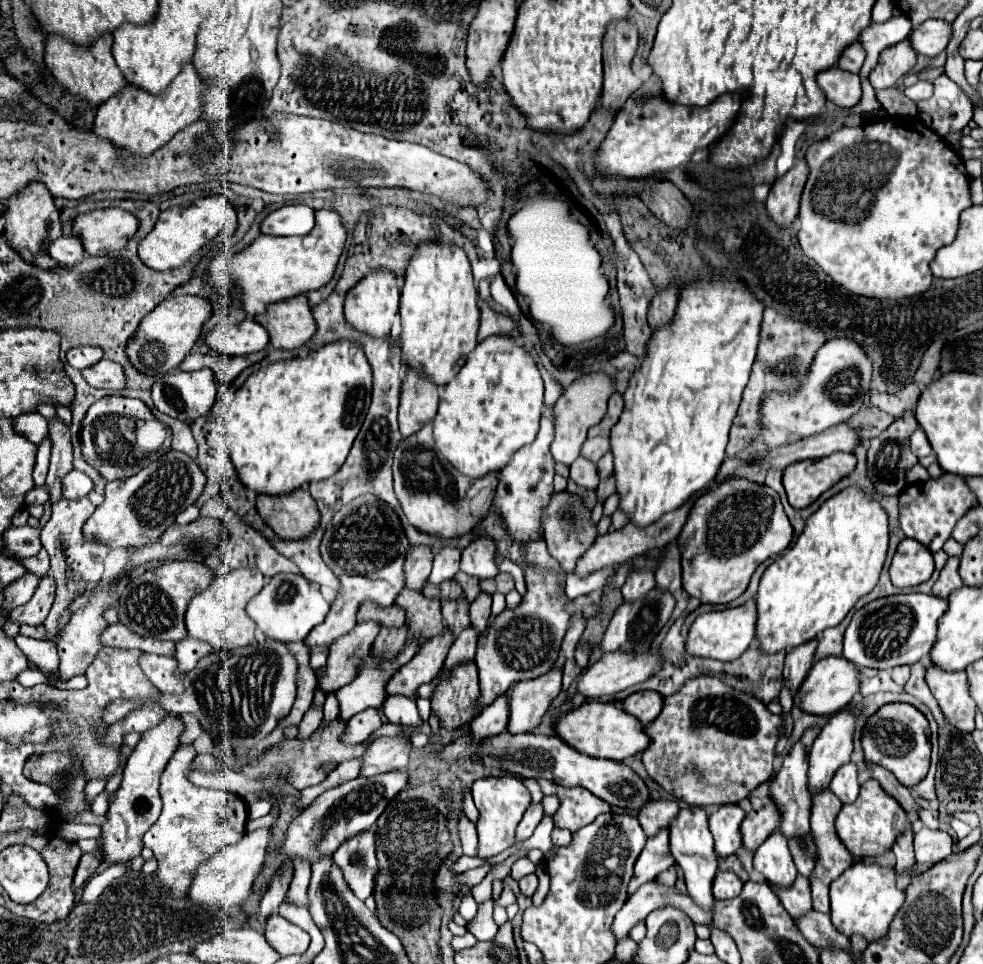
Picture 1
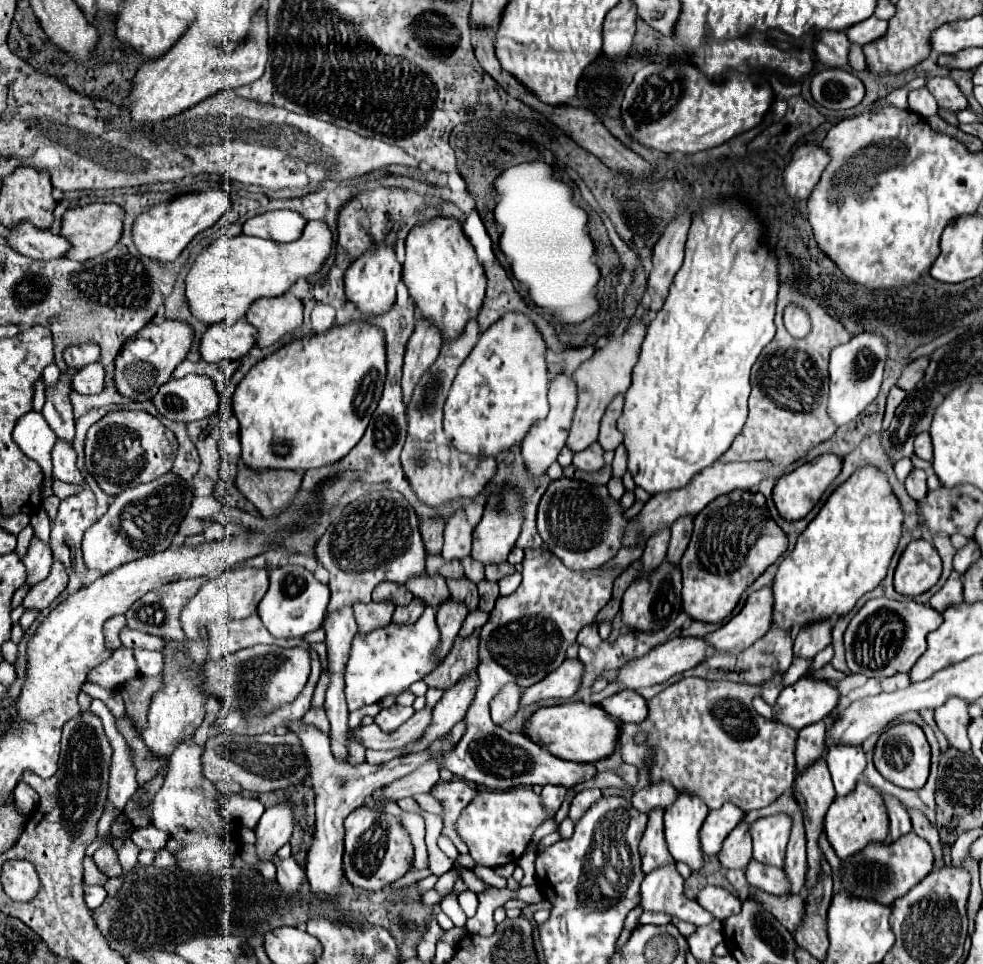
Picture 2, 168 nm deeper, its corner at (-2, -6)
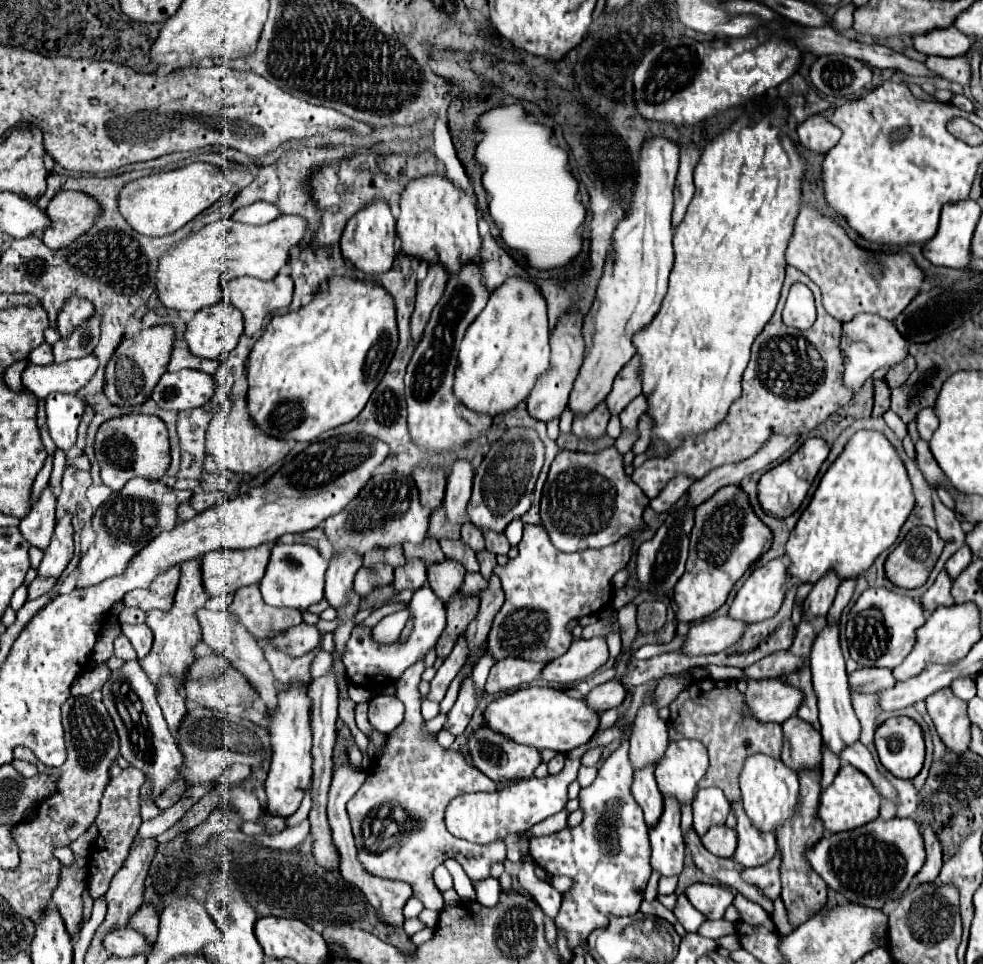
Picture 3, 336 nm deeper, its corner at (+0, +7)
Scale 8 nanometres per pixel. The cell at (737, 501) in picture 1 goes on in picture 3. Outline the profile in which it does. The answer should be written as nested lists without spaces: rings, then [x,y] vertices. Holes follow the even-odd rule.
[[[721,487],[709,501],[701,503],[695,515],[695,527],[691,531],[687,569],[673,591],[677,621],[693,623],[717,611],[727,601],[733,585],[771,547],[771,543],[771,531],[757,519],[741,487]]]

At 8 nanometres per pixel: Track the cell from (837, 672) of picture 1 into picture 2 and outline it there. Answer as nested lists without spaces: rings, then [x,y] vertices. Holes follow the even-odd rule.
[[[803,676],[781,690],[777,698],[777,720],[795,730],[825,720],[839,704],[841,692],[827,680]]]

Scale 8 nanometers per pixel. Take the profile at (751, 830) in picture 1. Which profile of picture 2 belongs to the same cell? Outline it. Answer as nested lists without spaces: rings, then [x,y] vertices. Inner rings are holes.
[[[739,824],[723,842],[723,850],[719,852],[719,860],[725,868],[745,868],[753,858],[751,846],[751,824]]]

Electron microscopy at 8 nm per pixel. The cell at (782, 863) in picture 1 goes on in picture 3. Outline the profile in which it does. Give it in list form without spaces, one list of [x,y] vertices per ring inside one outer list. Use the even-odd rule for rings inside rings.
[[[761,753],[747,757],[741,769],[739,787],[745,813],[761,831],[775,831],[777,825],[781,825],[793,815],[793,807],[797,803],[797,793],[799,793],[799,781],[797,773],[793,773],[781,759],[765,757]]]

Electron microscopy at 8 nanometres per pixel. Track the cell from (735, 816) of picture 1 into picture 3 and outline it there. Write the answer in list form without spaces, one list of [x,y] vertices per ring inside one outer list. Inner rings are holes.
[[[717,787],[699,789],[693,799],[693,827],[699,835],[703,835],[713,825],[725,825],[729,815],[729,801],[723,791]]]

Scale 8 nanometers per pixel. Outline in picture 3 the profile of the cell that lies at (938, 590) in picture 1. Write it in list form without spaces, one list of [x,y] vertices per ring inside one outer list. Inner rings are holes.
[[[945,571],[939,573],[939,577],[935,579],[935,583],[925,591],[925,595],[921,597],[921,605],[925,609],[925,613],[933,613],[937,607],[947,607],[953,605],[953,597],[951,597],[951,579]]]

